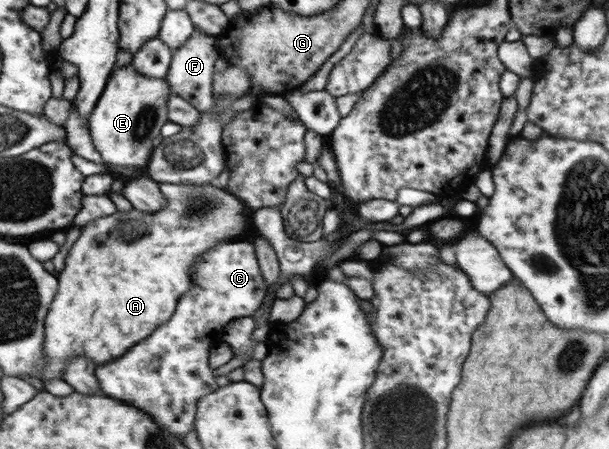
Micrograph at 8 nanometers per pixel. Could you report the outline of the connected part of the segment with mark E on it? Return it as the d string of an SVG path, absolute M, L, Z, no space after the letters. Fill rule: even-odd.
M131 63L115 71L91 117L94 144L108 164L120 169L146 168L150 155L155 155L154 139L160 137L160 127L169 121L169 97L170 85L166 79L142 76Z

